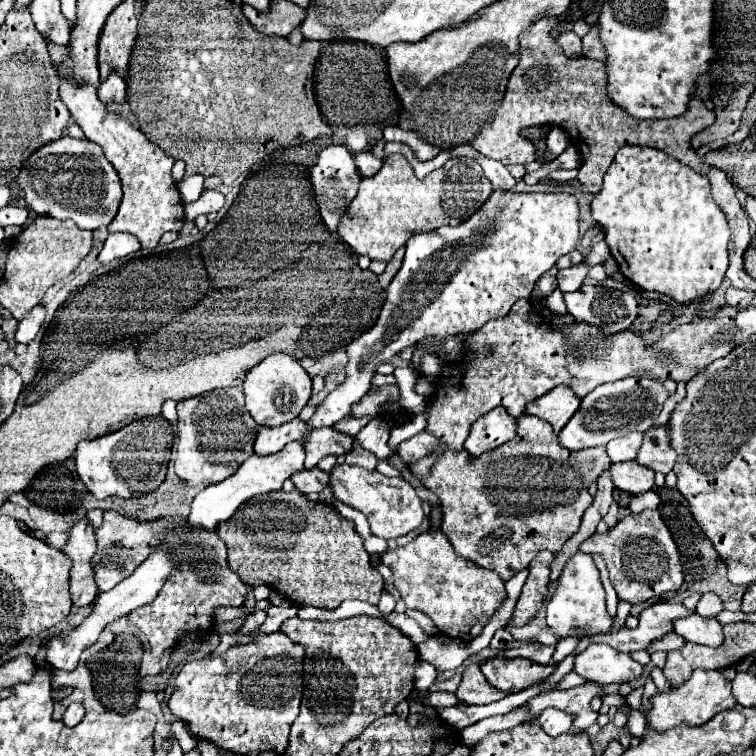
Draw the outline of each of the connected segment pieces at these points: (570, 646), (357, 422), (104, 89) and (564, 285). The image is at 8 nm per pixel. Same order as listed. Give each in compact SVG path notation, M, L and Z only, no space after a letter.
M564 638L562 642L558 642L556 652L554 652L554 662L560 662L560 660L564 660L570 652L574 652L574 648L576 648L578 642L580 642L580 638Z
M346 418L346 420L340 420L338 424L334 424L332 428L342 432L342 434L357 435L366 424L370 422L370 418Z
M116 70L110 72L106 80L100 80L100 84L98 84L98 96L100 96L100 100L104 100L106 104L112 104L114 100L116 100L116 102L124 102L124 98L126 98L124 78L122 78Z
M580 262L580 264L574 264L574 266L566 268L566 270L560 270L558 276L556 276L558 278L558 288L562 292L578 290L582 286L588 270L590 270L590 266L586 262Z

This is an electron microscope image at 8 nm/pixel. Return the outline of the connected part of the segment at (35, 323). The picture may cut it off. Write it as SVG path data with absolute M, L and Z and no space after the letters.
M36 306L30 314L26 314L20 322L18 322L18 330L16 330L16 342L22 342L22 344L30 344L40 328L44 320L44 308L42 306Z

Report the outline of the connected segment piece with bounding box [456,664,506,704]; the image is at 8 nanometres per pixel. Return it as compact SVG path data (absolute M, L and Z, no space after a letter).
M468 664L468 668L462 674L462 682L456 690L458 700L466 702L466 704L490 704L500 700L502 696L506 696L504 692L492 688L484 674L480 672L480 664Z

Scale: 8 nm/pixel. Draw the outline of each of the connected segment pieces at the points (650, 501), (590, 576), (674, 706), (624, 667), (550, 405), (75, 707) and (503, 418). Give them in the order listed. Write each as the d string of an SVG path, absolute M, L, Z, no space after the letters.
M650 490L650 492L644 492L644 494L638 494L638 496L634 496L632 500L630 500L630 510L632 512L642 512L642 510L646 510L646 508L658 508L658 504L660 504L660 498L658 498L658 494L654 492L654 490Z
M574 554L562 570L554 596L548 600L546 606L546 622L558 636L582 636L572 632L572 628L584 628L590 634L608 632L612 626L612 618L606 612L606 592L602 588L600 570L592 562L590 554Z
M694 670L692 676L678 688L672 688L668 692L656 692L650 698L650 708L646 712L646 722L648 728L656 730L656 732L668 732L672 728L680 728L682 724L688 726L702 726L708 720L712 720L716 714L730 710L736 706L736 700L732 696L732 688L730 688L730 680L724 678L722 672L718 670Z
M590 644L574 658L574 672L586 680L610 684L630 682L644 674L644 666L634 662L628 654L616 652L608 644Z
M558 386L552 392L548 392L548 396L540 396L528 402L524 412L550 422L554 432L560 432L576 412L576 406L580 406L580 398L574 392L570 392L568 386Z
M74 702L74 704L70 704L70 706L66 708L62 720L64 720L66 726L76 726L82 718L84 718L84 706L82 706L80 702Z
M498 406L472 424L464 448L472 456L478 456L480 452L508 442L512 436L516 436L516 418L512 418L504 408Z

